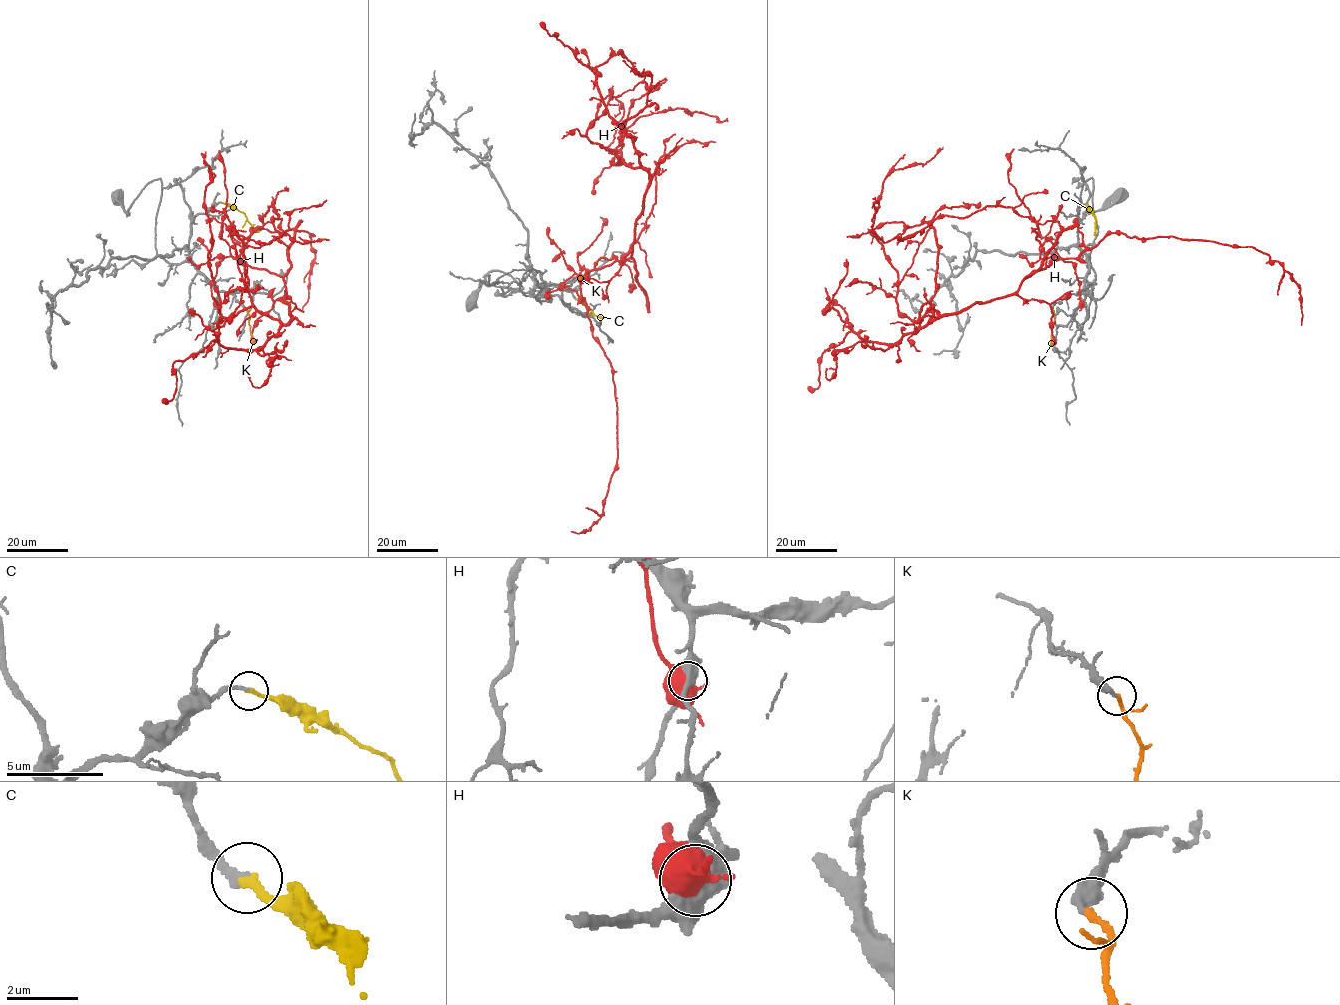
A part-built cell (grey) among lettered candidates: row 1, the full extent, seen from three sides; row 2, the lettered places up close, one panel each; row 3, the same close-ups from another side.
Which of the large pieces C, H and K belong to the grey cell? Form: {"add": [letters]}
{"add": ["C", "K"]}

